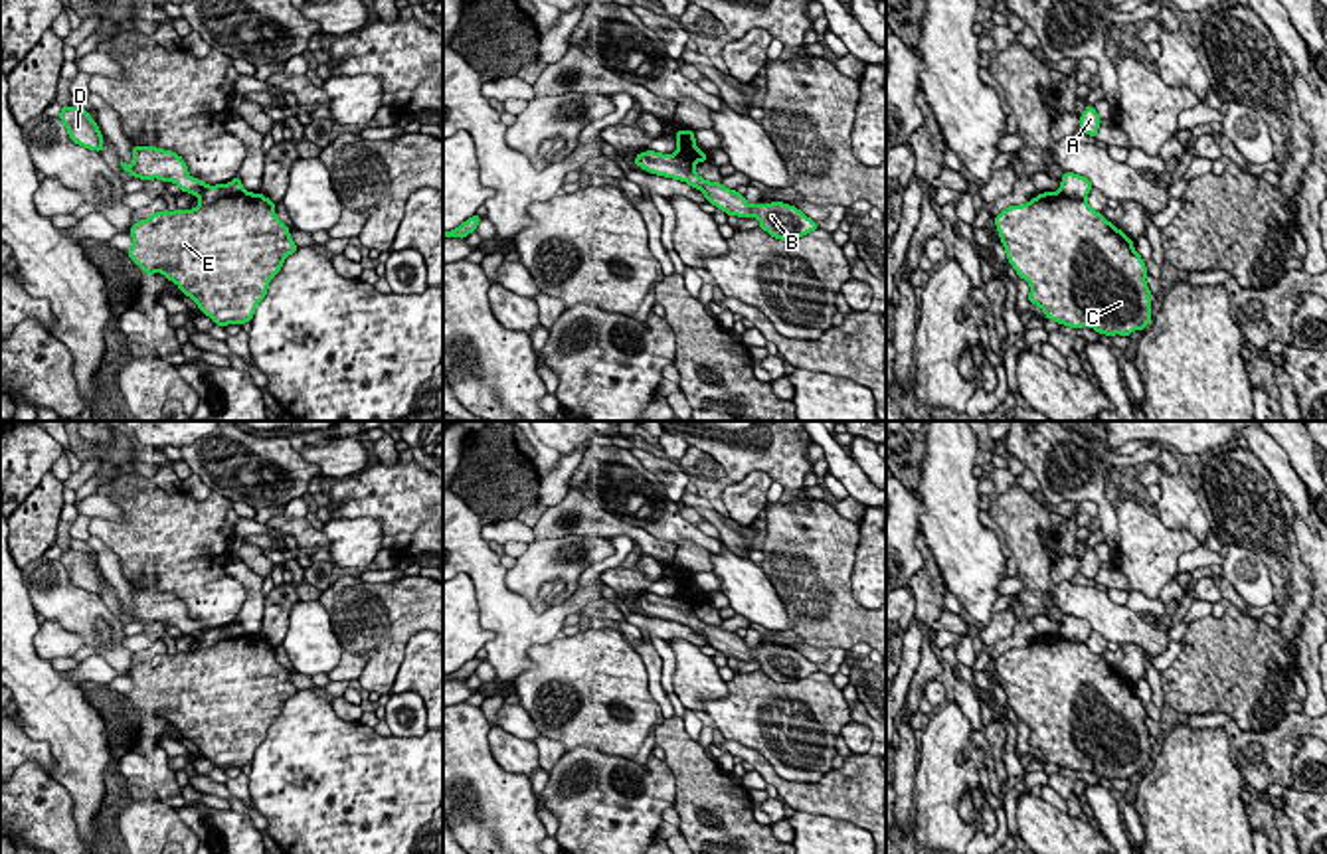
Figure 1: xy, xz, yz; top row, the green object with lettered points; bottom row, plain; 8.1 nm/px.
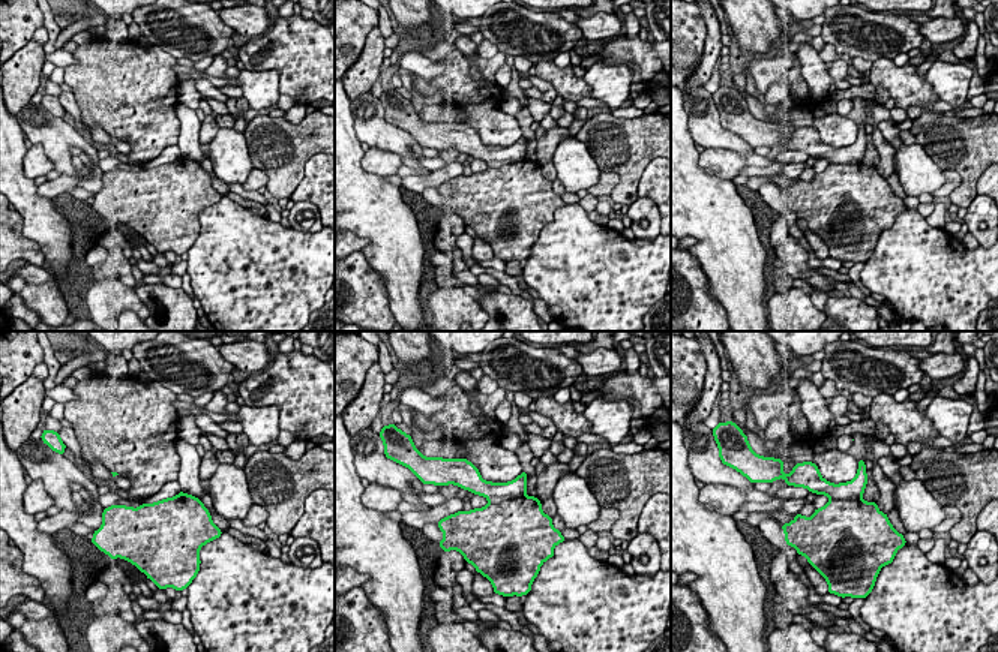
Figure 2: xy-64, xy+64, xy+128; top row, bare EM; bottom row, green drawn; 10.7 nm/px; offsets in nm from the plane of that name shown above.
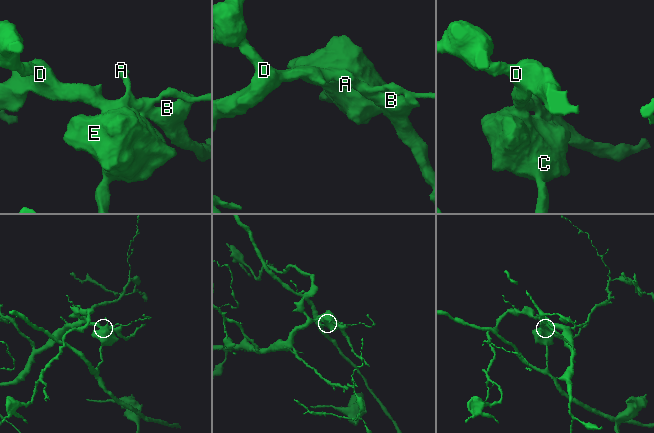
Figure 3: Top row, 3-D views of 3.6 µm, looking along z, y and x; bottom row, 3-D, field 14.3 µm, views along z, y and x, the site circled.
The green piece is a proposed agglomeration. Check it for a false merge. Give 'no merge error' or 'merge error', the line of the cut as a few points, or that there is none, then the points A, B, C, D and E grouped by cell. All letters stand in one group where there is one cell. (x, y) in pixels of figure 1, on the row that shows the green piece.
merge error; cut xy (244, 190), (200, 206); groups A B D / C E

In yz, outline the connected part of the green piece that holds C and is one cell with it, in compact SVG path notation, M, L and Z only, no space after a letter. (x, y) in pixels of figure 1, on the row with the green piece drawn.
M1046 192L1022 206L1009 206L997 217L997 231L1017 275L1030 285L1028 300L1058 324L1090 326L1100 334L1129 336L1151 322L1147 267L1133 241L1086 200Z

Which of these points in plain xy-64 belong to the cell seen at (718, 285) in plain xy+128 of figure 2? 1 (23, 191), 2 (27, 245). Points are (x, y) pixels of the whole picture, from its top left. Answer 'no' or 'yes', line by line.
1: yes
2: no

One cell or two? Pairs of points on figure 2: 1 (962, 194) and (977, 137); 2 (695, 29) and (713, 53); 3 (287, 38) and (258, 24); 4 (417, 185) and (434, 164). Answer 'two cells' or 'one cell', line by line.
1: one cell
2: two cells
3: two cells
4: two cells

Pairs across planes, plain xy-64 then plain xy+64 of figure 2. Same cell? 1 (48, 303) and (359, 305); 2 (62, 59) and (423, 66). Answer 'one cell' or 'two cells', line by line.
1: one cell
2: one cell

